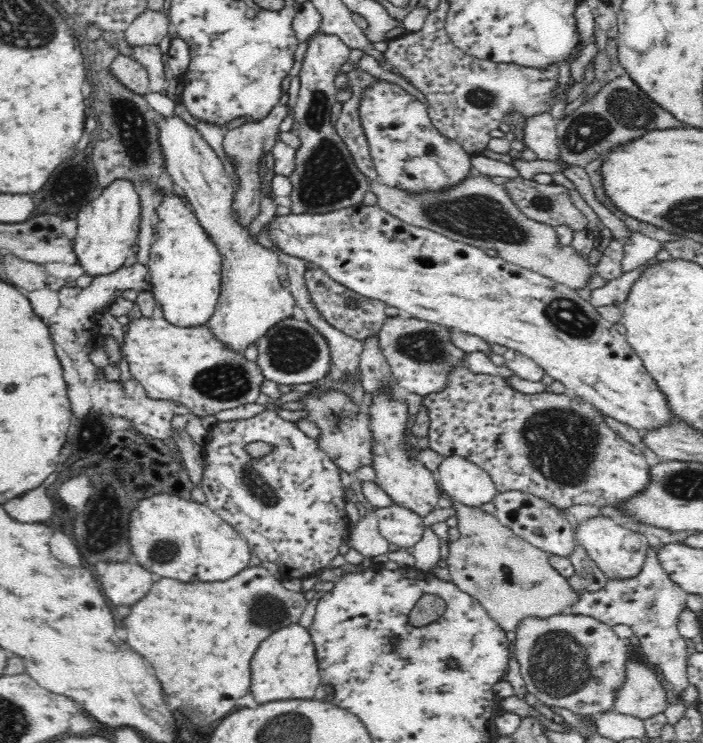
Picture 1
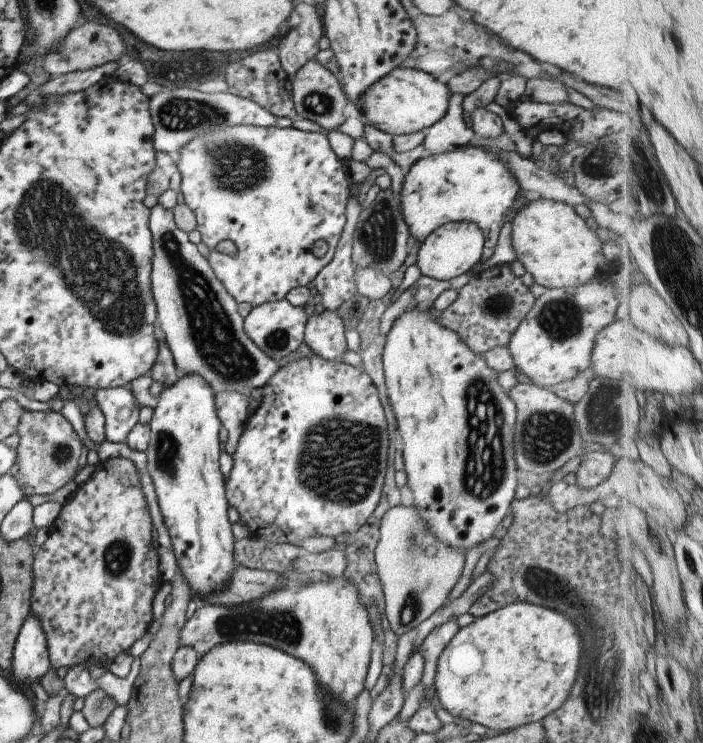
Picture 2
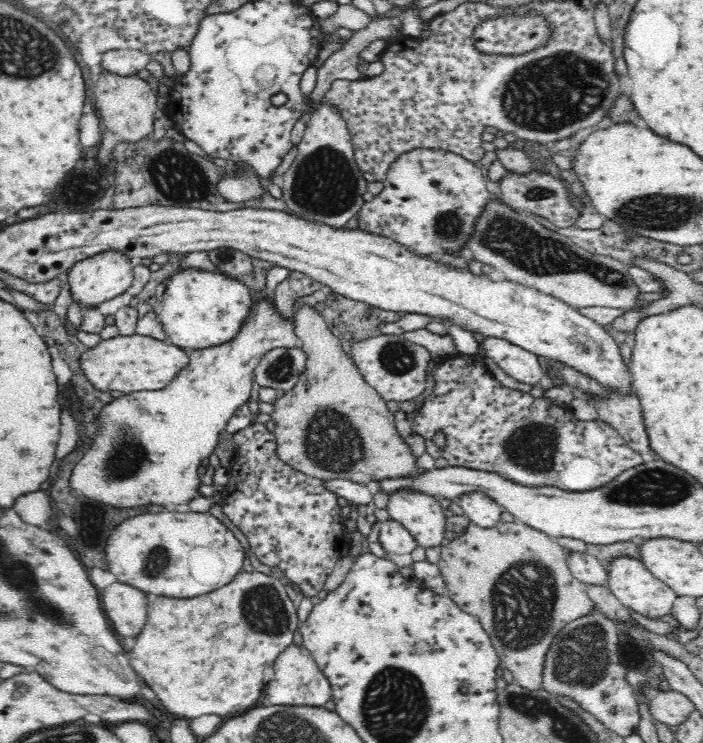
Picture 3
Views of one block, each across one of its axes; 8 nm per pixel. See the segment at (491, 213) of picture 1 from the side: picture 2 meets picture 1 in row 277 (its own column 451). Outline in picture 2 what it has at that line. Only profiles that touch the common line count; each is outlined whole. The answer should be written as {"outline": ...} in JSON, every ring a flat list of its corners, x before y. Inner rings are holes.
{"outline":[[399,504,382,515,374,549,374,564,384,595,385,616,398,638,443,605,461,576,464,560,464,552,439,541,412,505]]}

